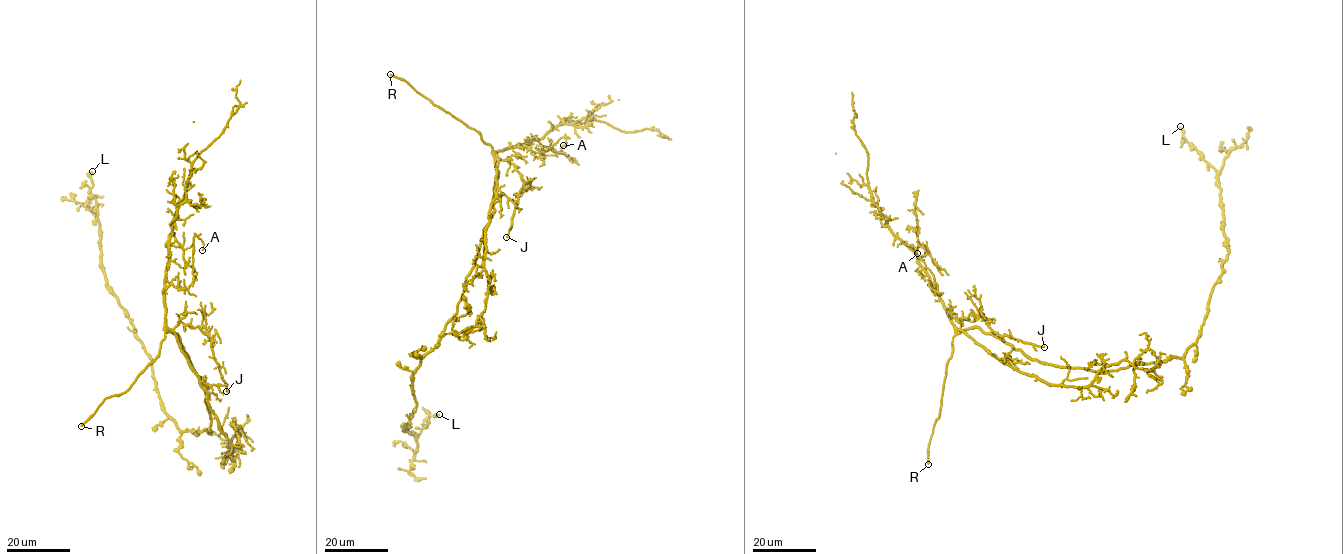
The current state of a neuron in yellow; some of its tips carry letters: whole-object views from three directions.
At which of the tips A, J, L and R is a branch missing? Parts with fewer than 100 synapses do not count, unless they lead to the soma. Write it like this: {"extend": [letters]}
{"extend": ["R"]}

